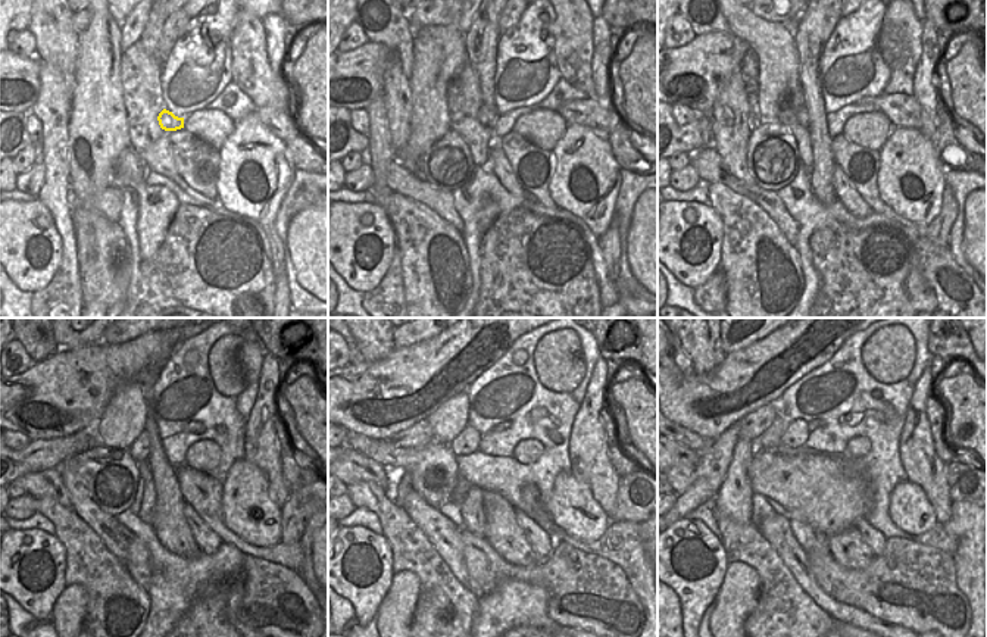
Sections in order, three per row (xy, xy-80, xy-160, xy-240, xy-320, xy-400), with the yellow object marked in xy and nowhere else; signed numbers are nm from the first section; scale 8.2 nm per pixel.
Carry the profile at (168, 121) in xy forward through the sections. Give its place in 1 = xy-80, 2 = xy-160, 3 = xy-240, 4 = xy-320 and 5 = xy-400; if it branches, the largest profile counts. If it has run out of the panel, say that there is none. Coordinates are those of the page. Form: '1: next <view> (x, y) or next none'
1: next xy-80 (487, 115)
2: next xy-160 (802, 115)
3: next xy-240 (140, 449)
4: next xy-320 (468, 442)
5: next xy-400 (796, 434)

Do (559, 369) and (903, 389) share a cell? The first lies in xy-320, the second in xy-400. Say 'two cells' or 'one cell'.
two cells

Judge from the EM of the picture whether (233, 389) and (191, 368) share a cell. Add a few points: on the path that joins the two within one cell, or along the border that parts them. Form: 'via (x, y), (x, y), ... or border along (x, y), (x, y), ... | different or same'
border along (212, 344), (211, 380), (219, 393), (234, 399) | different

